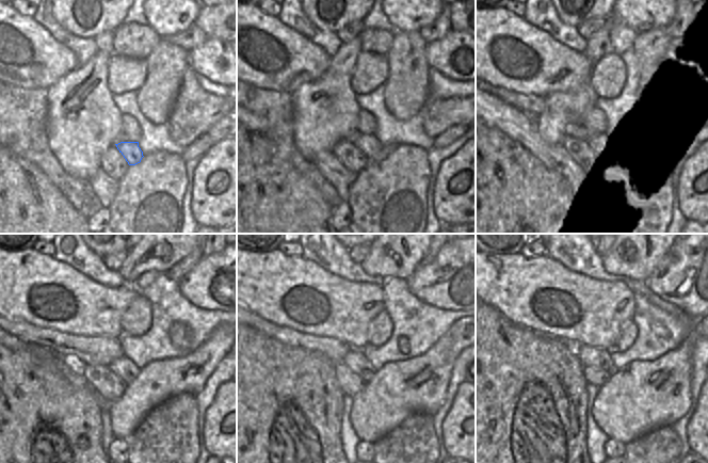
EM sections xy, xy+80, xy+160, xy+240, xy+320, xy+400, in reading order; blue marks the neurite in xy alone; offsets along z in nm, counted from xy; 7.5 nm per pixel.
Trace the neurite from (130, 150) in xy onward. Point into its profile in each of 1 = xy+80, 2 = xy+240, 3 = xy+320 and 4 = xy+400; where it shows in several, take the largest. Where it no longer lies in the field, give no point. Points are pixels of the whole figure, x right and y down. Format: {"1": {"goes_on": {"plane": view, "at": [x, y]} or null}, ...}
{"1": {"goes_on": {"plane": "xy+80", "at": [369, 145]}}, "2": {"goes_on": {"plane": "xy+240", "at": [126, 369]}}, "3": {"goes_on": {"plane": "xy+320", "at": [355, 360]}}, "4": {"goes_on": {"plane": "xy+400", "at": [592, 356]}}}

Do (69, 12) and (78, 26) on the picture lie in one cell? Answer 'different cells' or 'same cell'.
same cell

